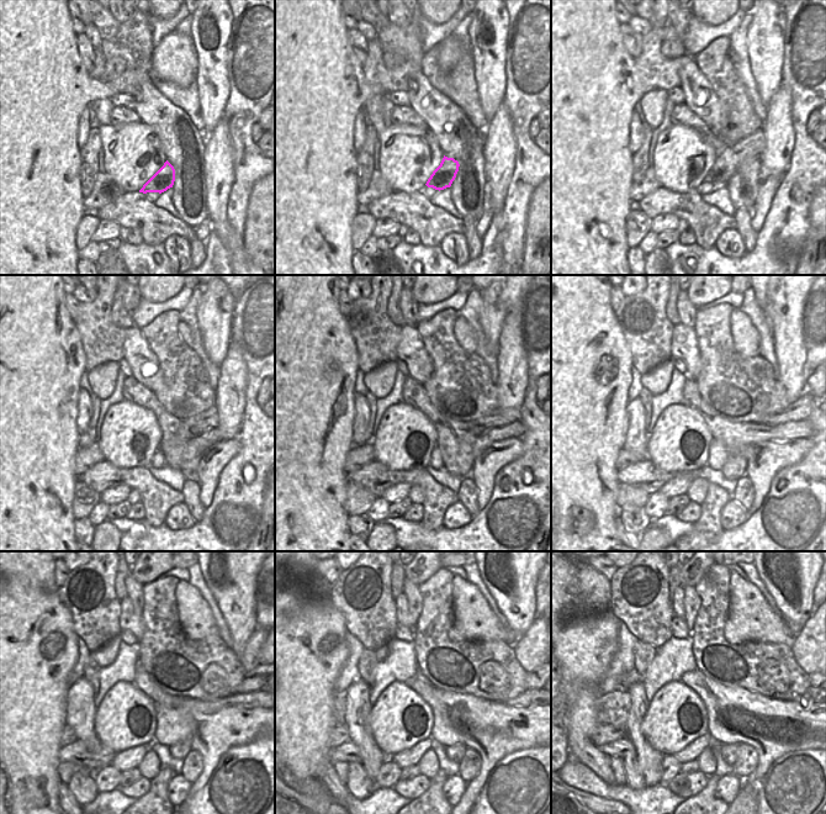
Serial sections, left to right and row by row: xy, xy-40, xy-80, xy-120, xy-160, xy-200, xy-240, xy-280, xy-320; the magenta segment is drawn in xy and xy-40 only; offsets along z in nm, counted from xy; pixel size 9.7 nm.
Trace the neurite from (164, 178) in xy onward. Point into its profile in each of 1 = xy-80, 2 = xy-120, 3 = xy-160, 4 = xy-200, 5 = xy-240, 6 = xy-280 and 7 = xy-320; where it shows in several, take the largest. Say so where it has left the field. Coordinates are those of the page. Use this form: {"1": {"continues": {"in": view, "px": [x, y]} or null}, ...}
{"1": {"continues": {"in": "xy-80", "px": [723, 170]}}, "2": {"continues": {"in": "xy-120", "px": [201, 443]}}, "3": {"continues": {"in": "xy-160", "px": [515, 429]}}, "4": {"continues": {"in": "xy-200", "px": [794, 429]}}, "5": {"continues": {"in": "xy-240", "px": [248, 701]}}, "6": {"continues": {"in": "xy-280", "px": [525, 699]}}, "7": {"continues": {"in": "xy-320", "px": [801, 699]}}}

